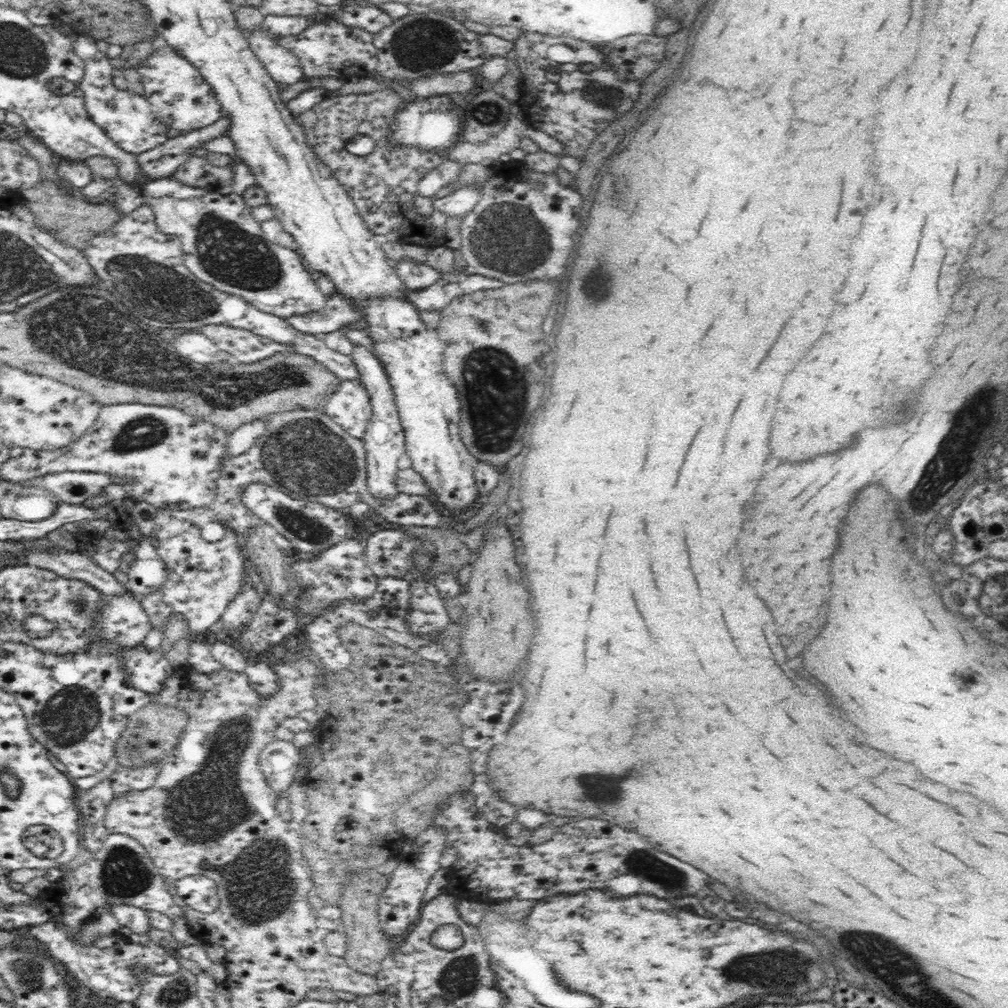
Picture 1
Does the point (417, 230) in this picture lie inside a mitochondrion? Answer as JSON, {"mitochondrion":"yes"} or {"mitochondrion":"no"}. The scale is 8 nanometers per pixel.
{"mitochondrion":"no"}

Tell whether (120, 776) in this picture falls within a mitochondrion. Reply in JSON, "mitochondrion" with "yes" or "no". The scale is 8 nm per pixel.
{"mitochondrion":"no"}

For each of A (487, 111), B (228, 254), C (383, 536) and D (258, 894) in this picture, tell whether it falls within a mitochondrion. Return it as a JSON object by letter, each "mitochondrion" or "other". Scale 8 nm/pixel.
{"A":"mitochondrion","B":"mitochondrion","C":"other","D":"mitochondrion"}

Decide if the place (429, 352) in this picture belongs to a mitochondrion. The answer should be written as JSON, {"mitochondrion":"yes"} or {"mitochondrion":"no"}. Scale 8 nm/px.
{"mitochondrion":"no"}

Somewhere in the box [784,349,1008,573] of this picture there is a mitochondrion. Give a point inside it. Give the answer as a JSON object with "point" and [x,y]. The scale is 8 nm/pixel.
{"point":[944,468]}

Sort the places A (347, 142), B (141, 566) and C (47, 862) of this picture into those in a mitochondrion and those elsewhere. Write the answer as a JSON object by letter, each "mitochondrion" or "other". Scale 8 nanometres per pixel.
{"A":"other","B":"other","C":"other"}

